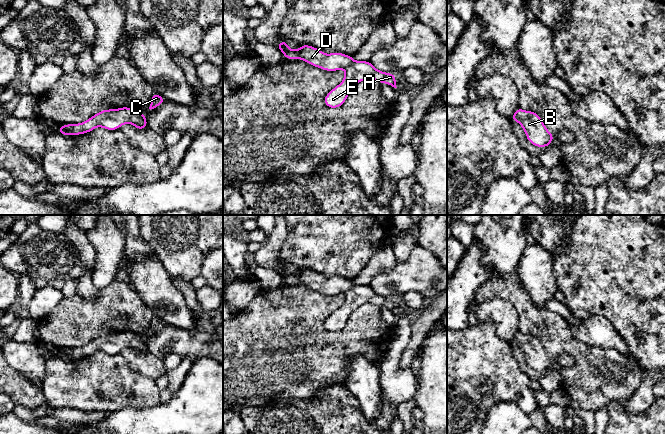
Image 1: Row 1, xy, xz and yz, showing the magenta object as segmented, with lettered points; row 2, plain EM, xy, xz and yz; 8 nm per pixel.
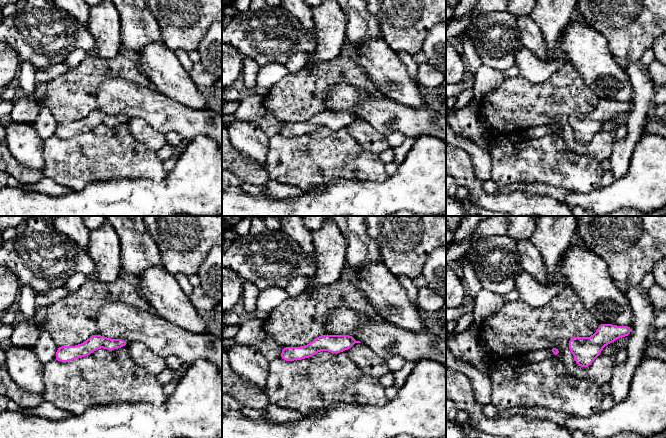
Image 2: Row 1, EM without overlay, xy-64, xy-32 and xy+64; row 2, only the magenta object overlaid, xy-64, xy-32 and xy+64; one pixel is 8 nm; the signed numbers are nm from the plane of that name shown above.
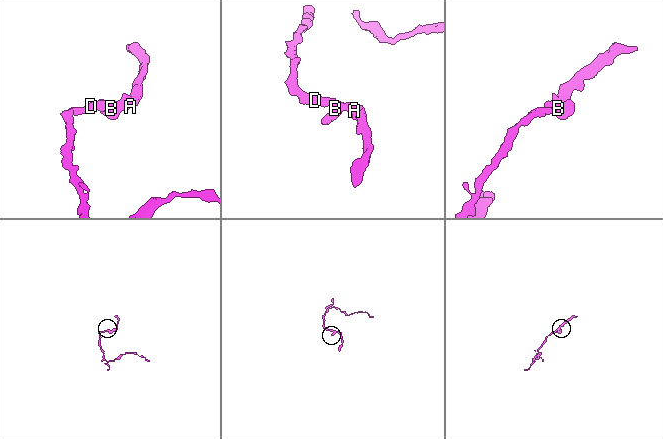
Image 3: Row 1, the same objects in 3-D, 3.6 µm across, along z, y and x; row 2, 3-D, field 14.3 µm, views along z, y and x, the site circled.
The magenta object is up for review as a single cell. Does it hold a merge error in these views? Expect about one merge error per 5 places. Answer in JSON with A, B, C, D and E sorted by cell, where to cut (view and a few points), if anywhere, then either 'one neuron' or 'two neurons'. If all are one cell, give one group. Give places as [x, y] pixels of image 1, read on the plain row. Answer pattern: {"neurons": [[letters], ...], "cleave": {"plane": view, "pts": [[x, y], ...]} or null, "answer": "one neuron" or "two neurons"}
{"neurons": [["A", "B", "C", "D", "E"]], "cleave": null, "answer": "one neuron"}

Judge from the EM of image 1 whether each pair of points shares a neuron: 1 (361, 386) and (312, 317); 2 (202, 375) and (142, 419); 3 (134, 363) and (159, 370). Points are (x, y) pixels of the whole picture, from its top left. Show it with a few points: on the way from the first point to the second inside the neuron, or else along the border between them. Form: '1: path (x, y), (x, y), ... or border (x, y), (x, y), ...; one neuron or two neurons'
1: border (362, 355), (347, 357), (344, 384); two neurons
2: path (191, 391), (163, 419), (158, 419); one neuron
3: path (140, 366), (144, 370), (153, 370); one neuron

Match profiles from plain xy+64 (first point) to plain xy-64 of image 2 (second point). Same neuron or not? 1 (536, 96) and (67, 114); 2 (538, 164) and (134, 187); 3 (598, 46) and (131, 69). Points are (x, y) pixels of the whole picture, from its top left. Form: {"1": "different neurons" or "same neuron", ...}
{"1": "same neuron", "2": "different neurons", "3": "different neurons"}

